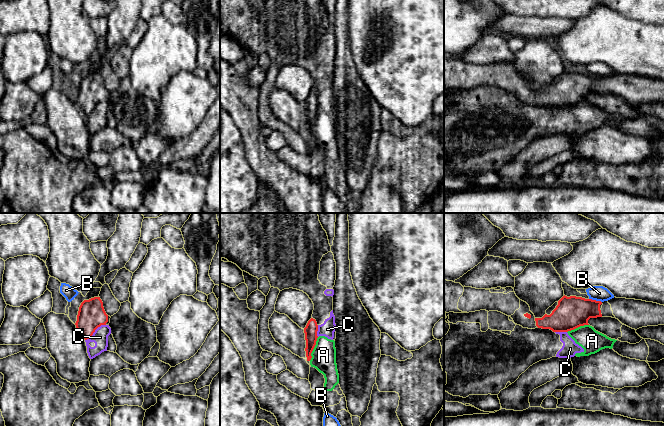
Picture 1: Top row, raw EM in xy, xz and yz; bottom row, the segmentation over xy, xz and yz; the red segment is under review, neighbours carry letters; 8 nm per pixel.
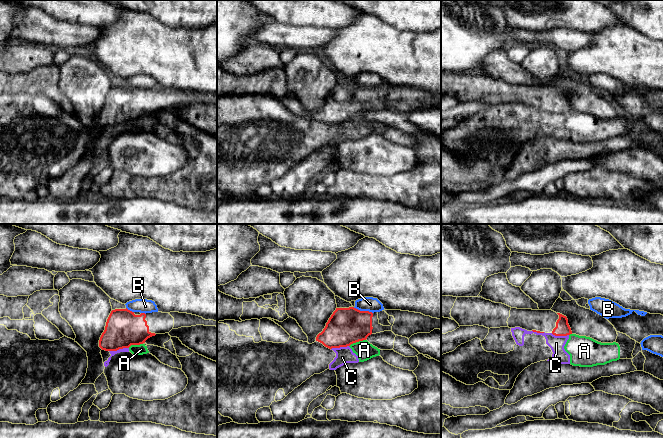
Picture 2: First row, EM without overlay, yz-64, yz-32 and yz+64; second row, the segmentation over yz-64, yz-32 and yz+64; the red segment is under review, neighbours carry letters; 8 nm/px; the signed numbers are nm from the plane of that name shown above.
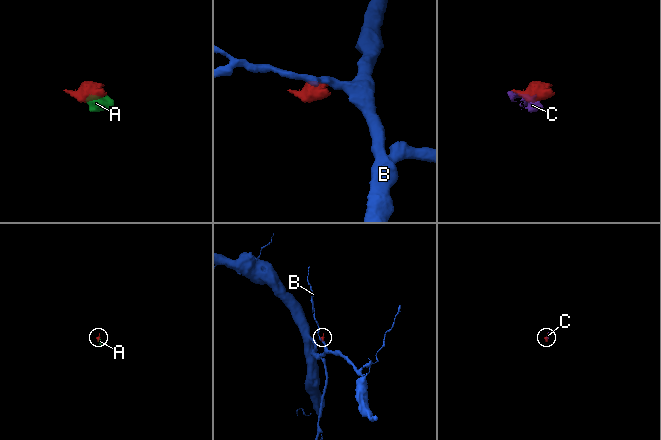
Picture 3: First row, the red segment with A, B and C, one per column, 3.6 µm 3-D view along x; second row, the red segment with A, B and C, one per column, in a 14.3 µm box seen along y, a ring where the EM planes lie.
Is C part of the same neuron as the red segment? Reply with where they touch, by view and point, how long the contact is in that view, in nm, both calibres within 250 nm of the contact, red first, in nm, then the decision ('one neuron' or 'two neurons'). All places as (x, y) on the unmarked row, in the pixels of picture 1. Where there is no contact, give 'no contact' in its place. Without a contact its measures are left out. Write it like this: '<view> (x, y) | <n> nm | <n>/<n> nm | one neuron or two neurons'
xy (94, 107) | 220 nm | 220/130 nm | two neurons

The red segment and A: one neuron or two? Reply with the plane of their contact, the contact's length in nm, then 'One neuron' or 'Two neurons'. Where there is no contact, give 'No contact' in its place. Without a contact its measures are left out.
Touches red in xz. Shared border 200 nm. Two neurons

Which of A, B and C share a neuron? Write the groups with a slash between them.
A C / B

